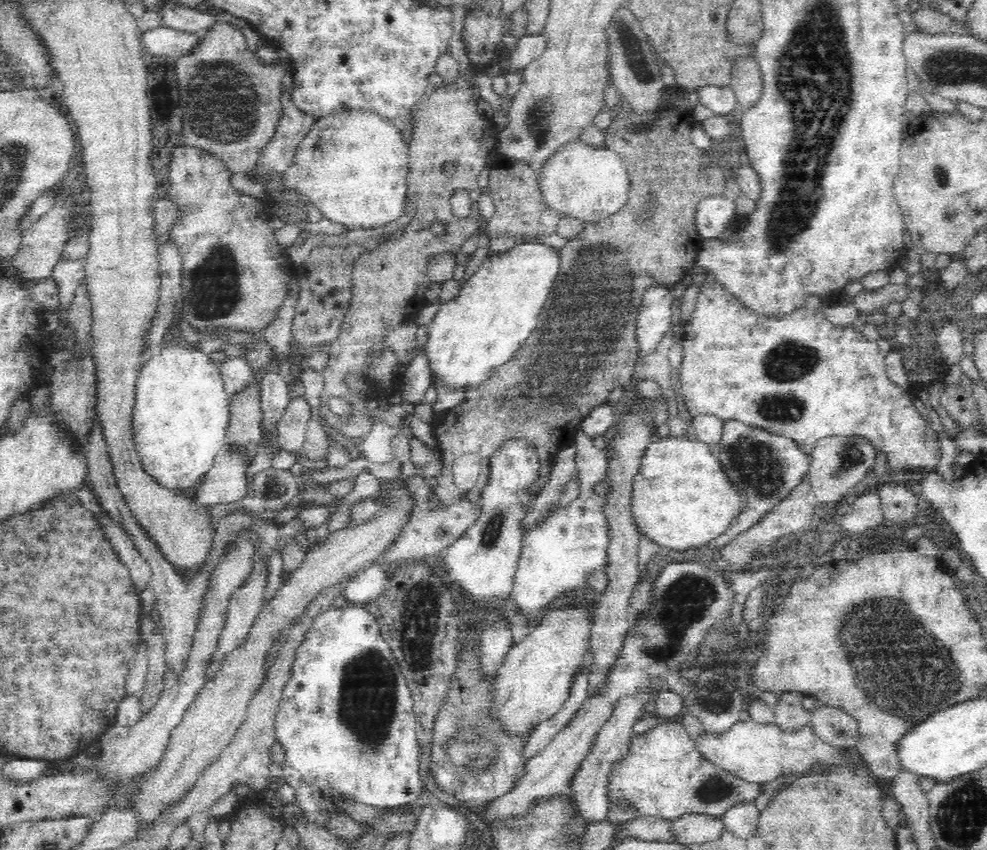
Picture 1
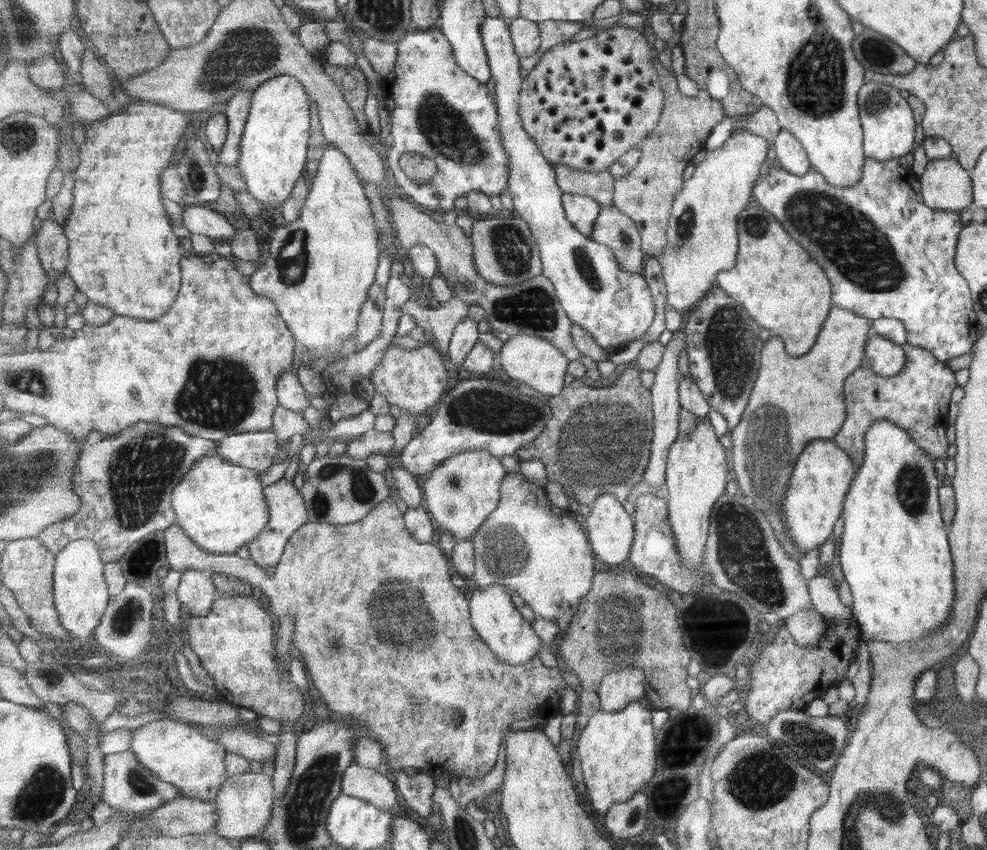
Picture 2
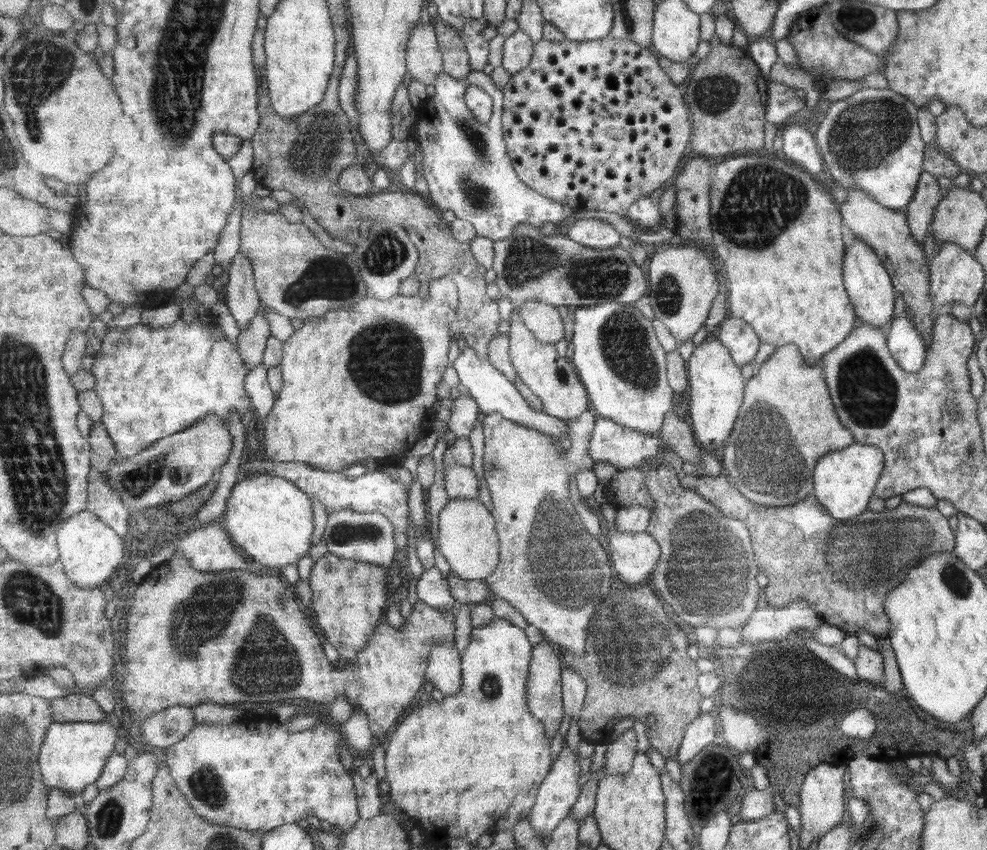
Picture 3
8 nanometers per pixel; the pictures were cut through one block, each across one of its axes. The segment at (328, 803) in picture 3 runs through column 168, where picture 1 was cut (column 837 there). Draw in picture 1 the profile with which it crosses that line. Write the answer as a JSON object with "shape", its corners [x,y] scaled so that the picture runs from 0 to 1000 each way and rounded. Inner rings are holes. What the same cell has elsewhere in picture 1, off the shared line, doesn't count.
{"shape":[[[762,846],[748,848],[736,861],[727,864],[709,862],[703,871],[704,882],[720,901],[737,906],[741,912],[756,919],[780,920],[788,913],[814,912],[825,898],[839,900],[861,899],[851,880],[833,873],[819,853],[804,860],[790,859],[784,849],[770,852]]]}

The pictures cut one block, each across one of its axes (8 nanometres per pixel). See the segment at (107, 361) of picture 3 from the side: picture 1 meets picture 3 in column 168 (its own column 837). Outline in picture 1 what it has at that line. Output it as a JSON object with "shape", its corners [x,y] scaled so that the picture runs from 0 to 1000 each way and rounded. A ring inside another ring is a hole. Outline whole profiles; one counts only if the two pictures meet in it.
{"shape":[[[716,321],[715,328],[706,348],[701,374],[699,374],[697,381],[691,386],[690,399],[694,421],[689,433],[687,449],[689,451],[691,468],[693,468],[693,474],[695,474],[699,489],[721,487],[727,489],[733,496],[736,496],[736,494],[750,494],[756,500],[772,504],[777,508],[801,516],[806,520],[809,527],[819,536],[825,532],[825,527],[827,527],[831,518],[839,516],[843,513],[859,515],[871,514],[871,516],[875,516],[875,519],[881,521],[881,526],[889,533],[895,534],[898,546],[904,553],[912,553],[912,555],[922,553],[922,555],[928,555],[928,558],[944,558],[944,555],[949,555],[948,549],[953,540],[952,515],[954,511],[952,509],[947,491],[942,488],[941,491],[945,492],[943,492],[943,495],[940,495],[941,492],[934,489],[934,487],[930,485],[922,466],[920,466],[919,460],[911,456],[911,452],[906,451],[899,442],[897,420],[892,415],[888,401],[881,402],[881,400],[877,400],[873,389],[866,388],[862,382],[856,385],[844,384],[844,381],[838,379],[831,365],[825,367],[819,365],[817,361],[811,362],[811,365],[806,365],[806,367],[798,372],[792,372],[792,374],[776,376],[771,369],[764,369],[759,365],[755,365],[755,362],[745,353],[744,348],[733,341],[730,334],[724,332],[724,327]]]}

